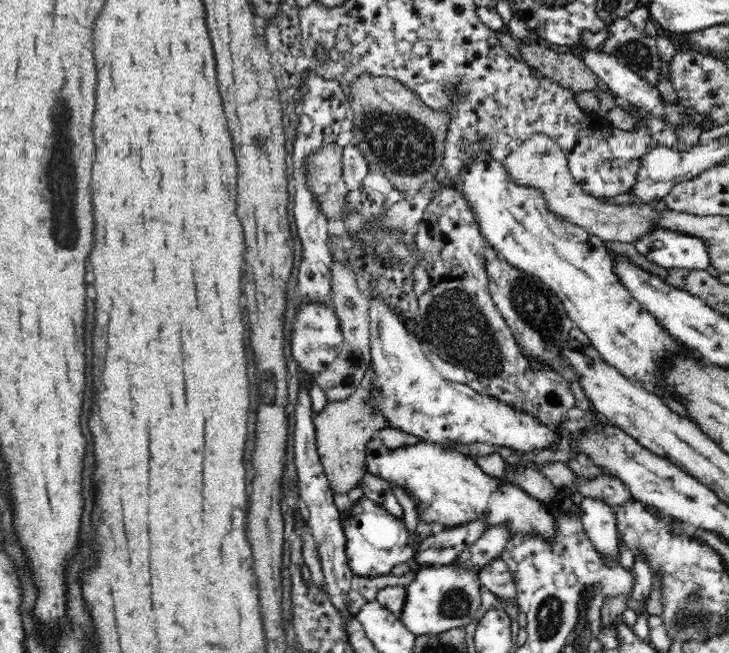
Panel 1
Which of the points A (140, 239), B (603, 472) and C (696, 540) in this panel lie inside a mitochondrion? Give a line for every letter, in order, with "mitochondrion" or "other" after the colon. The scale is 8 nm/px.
A: other
B: other
C: other

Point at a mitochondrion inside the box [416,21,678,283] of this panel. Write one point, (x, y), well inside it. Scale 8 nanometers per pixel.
(633, 52)

